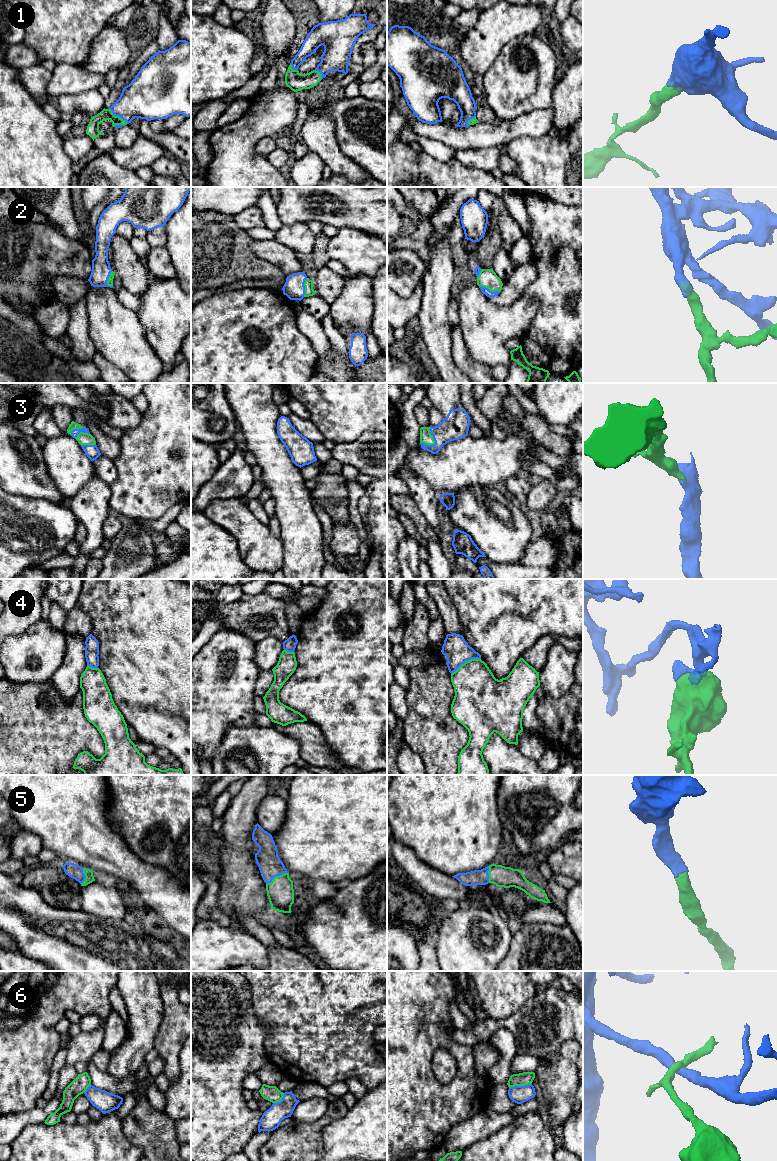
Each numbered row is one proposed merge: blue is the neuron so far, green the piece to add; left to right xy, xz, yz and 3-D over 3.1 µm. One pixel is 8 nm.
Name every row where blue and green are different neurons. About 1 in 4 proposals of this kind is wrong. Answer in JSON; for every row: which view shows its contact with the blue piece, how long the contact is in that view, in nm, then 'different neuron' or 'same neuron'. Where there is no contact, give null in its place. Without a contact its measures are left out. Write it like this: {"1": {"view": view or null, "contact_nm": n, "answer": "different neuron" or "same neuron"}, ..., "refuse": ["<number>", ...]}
{"1": {"view": "xy", "contact_nm": 200, "answer": "same neuron"}, "2": {"view": "yz", "contact_nm": 180, "answer": "same neuron"}, "3": {"view": "yz", "contact_nm": 160, "answer": "same neuron"}, "4": {"view": "yz", "contact_nm": 280, "answer": "different neuron"}, "5": {"view": "xz", "contact_nm": 200, "answer": "same neuron"}, "6": {"view": "yz", "contact_nm": 190, "answer": "different neuron"}, "refuse": ["4", "6"]}

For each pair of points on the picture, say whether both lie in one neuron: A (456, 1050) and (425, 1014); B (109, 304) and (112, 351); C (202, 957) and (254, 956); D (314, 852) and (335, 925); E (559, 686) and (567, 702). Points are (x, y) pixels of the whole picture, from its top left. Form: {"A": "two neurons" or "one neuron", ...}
{"A": "one neuron", "B": "one neuron", "C": "one neuron", "D": "two neurons", "E": "two neurons"}

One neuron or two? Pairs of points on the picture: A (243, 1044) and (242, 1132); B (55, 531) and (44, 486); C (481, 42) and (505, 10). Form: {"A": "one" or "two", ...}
{"A": "one", "B": "two", "C": "one"}

